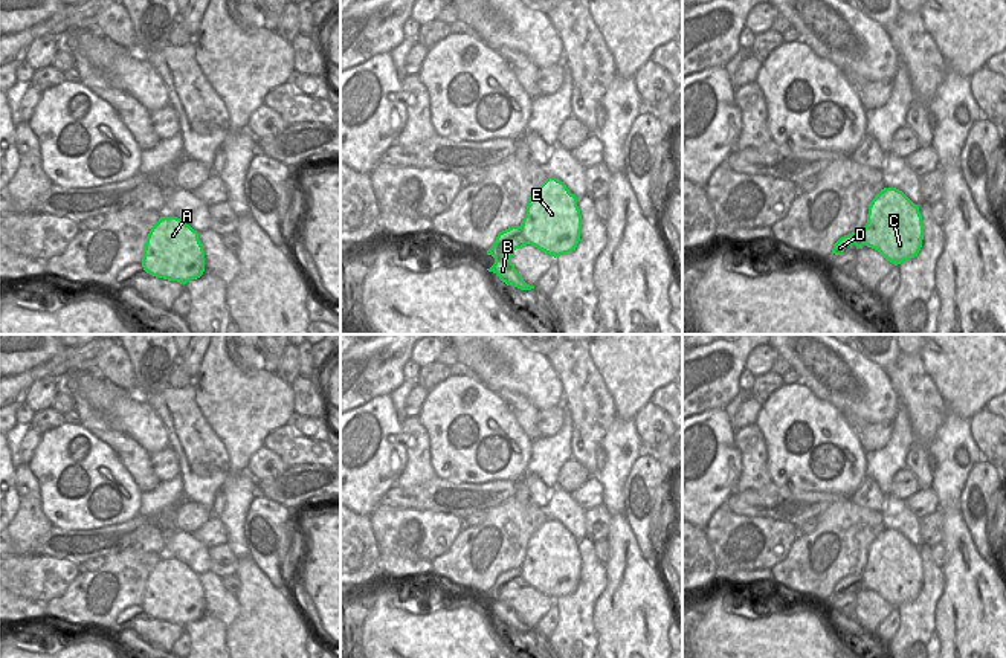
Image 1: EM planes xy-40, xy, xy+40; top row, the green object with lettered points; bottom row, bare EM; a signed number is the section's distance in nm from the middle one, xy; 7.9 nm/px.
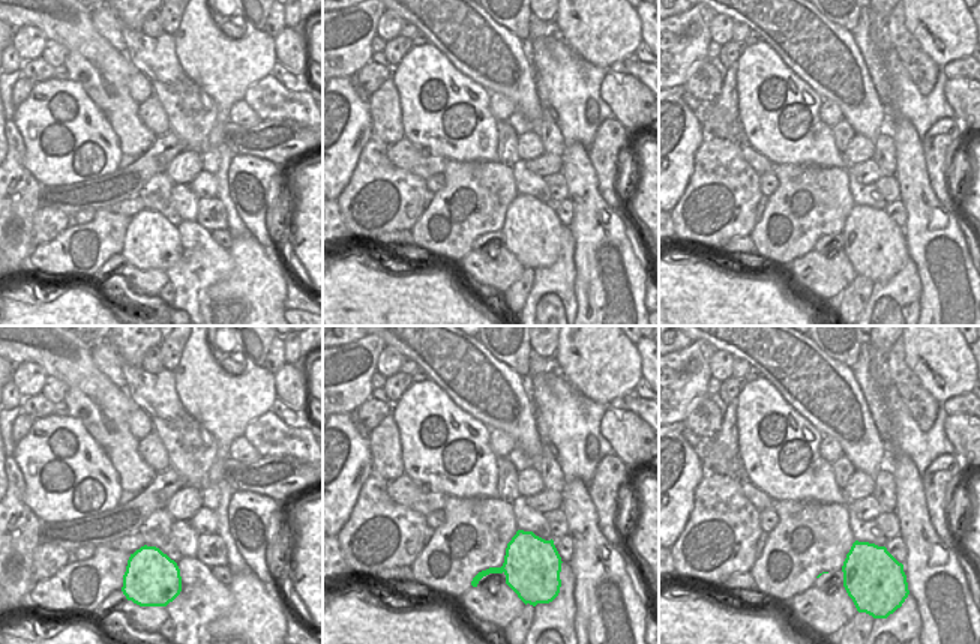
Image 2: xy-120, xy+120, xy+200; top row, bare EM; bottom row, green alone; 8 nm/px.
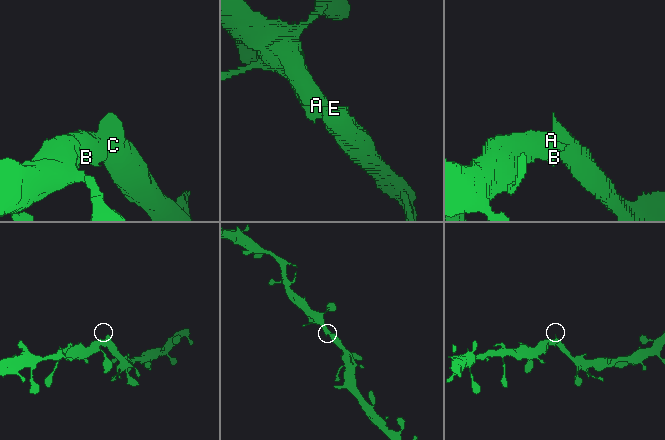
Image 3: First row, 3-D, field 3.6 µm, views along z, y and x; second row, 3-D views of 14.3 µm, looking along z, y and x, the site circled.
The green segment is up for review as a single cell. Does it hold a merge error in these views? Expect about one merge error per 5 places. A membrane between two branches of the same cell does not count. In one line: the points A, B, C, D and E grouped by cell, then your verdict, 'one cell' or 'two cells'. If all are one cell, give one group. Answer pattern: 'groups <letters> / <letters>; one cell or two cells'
groups A B C D E; one cell

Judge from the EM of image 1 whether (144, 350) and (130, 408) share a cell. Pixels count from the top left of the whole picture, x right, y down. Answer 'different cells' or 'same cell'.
different cells

